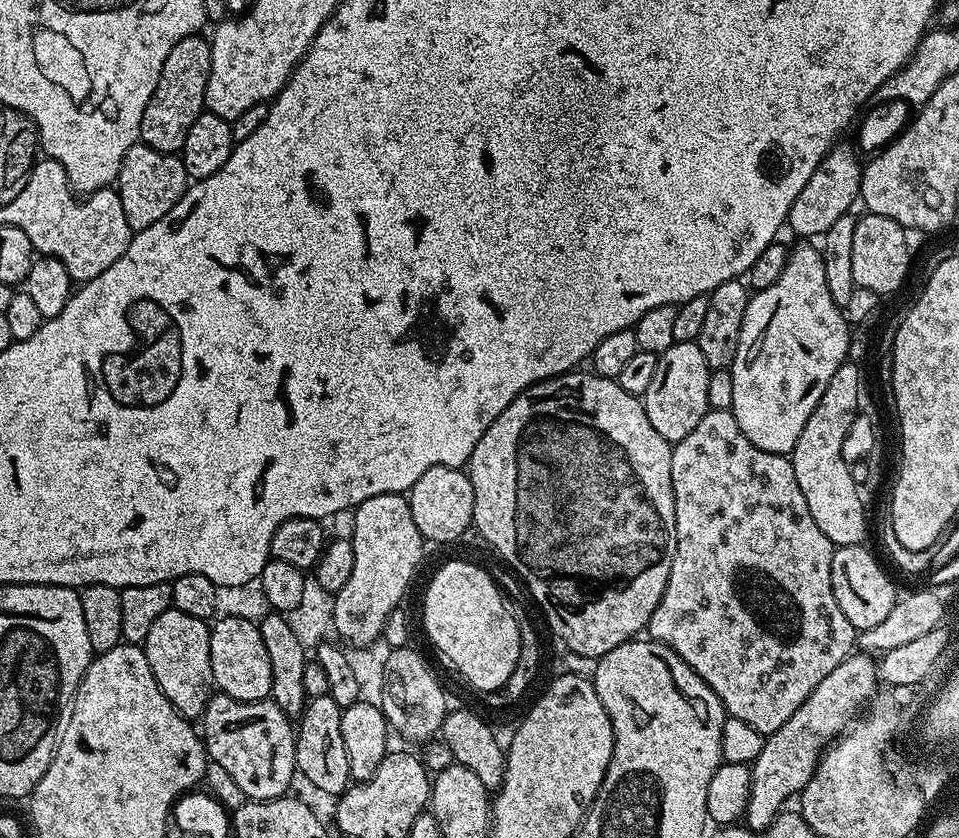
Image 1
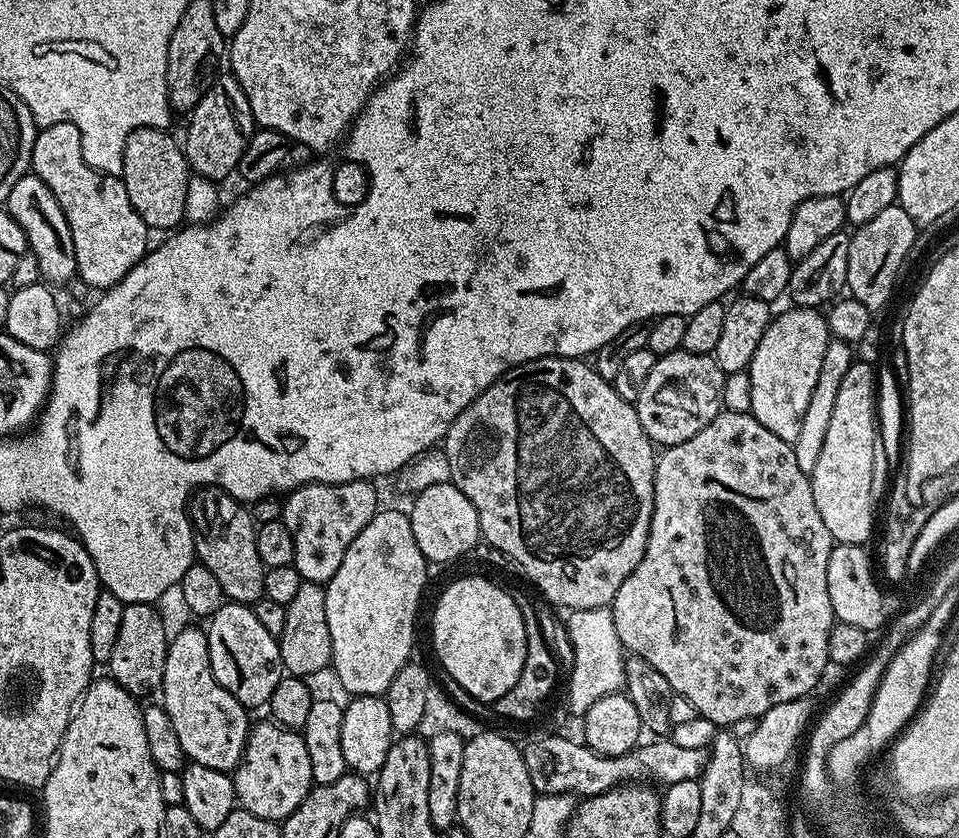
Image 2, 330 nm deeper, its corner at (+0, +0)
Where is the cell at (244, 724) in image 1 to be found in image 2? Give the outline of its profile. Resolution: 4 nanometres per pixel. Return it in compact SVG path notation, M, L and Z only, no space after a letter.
M275 722L267 723L253 723L248 729L248 741L244 747L240 765L234 770L236 798L239 807L245 808L250 814L254 814L258 818L283 822L300 805L302 798L306 798L306 794L314 786L310 770L310 750L306 750L306 742L299 731L284 728Z

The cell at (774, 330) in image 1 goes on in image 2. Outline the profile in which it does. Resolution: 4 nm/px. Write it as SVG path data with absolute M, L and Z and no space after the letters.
M799 306L789 309L781 316L779 313L769 324L766 334L762 334L762 342L758 342L758 350L754 350L754 358L746 371L750 378L752 416L762 422L770 434L778 434L778 438L792 444L798 438L814 382L818 382L818 370L830 333L827 319L817 309Z

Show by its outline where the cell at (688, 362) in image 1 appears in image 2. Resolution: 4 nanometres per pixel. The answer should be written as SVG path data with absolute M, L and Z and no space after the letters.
M671 352L654 362L654 370L646 377L646 386L635 402L638 422L656 446L671 446L694 438L698 430L710 426L712 419L722 410L724 371L711 355Z

